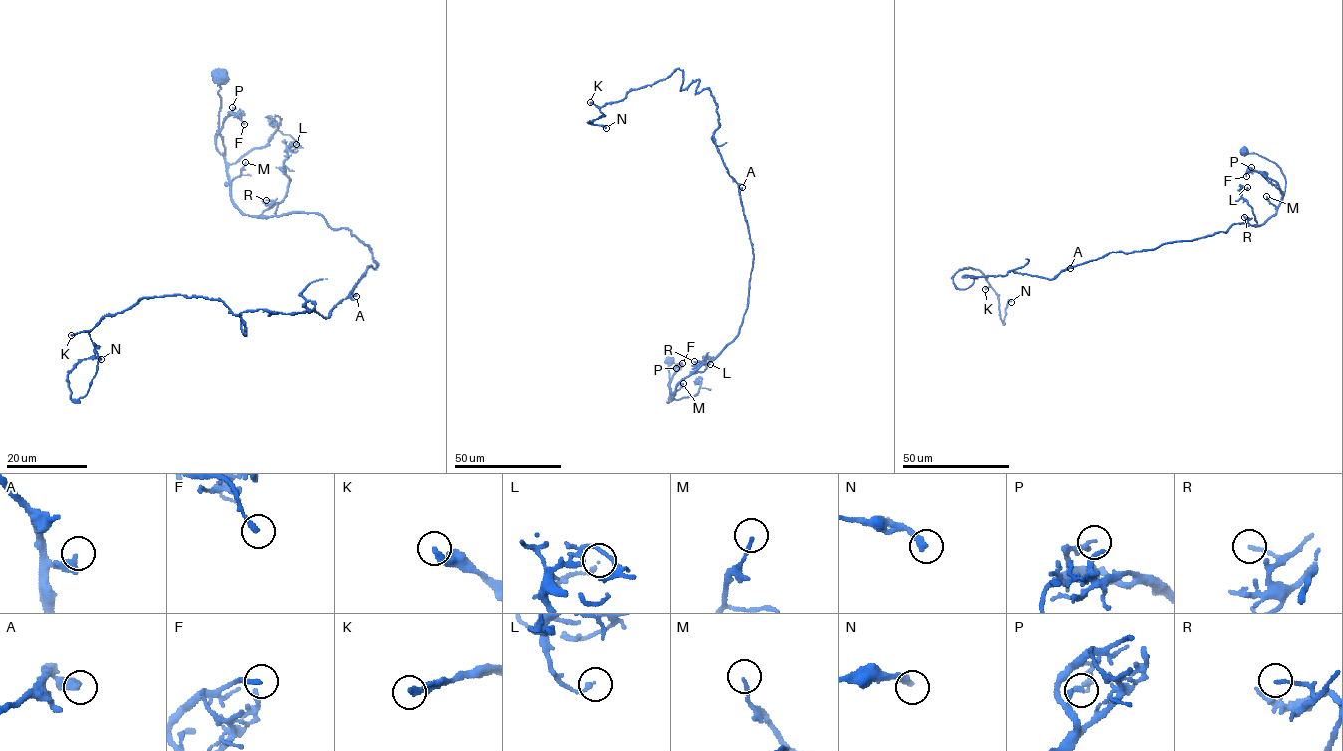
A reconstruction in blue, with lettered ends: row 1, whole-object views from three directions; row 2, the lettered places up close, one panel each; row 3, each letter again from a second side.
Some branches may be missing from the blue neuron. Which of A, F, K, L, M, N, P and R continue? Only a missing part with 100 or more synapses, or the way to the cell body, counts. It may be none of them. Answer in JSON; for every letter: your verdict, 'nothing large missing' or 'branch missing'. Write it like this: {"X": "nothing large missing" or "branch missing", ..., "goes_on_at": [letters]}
{"A": "nothing large missing", "F": "nothing large missing", "K": "nothing large missing", "L": "nothing large missing", "M": "nothing large missing", "N": "nothing large missing", "P": "nothing large missing", "R": "nothing large missing", "goes_on_at": []}

